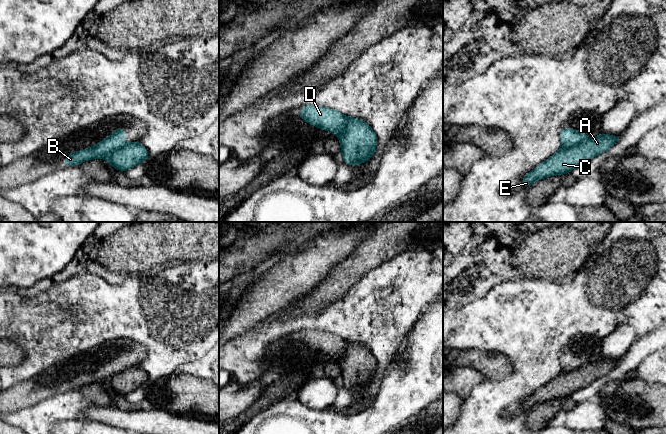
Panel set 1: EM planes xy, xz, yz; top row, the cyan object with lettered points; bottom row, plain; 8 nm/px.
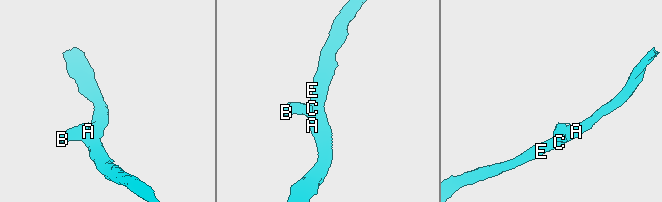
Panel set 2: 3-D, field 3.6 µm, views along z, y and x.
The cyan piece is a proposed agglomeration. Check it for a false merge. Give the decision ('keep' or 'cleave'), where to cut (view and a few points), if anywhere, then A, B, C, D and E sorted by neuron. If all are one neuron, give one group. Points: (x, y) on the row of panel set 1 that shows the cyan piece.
cleave; cut yz (587, 138), (573, 145), (562, 147); groups A C E / B D

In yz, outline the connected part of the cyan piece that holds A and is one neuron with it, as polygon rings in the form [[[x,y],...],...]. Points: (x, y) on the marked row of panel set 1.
[[[601,133],[593,139],[587,138],[574,146],[562,147],[549,159],[526,174],[520,186],[529,188],[533,182],[539,179],[570,173],[575,167],[607,151],[619,140],[619,137]]]

